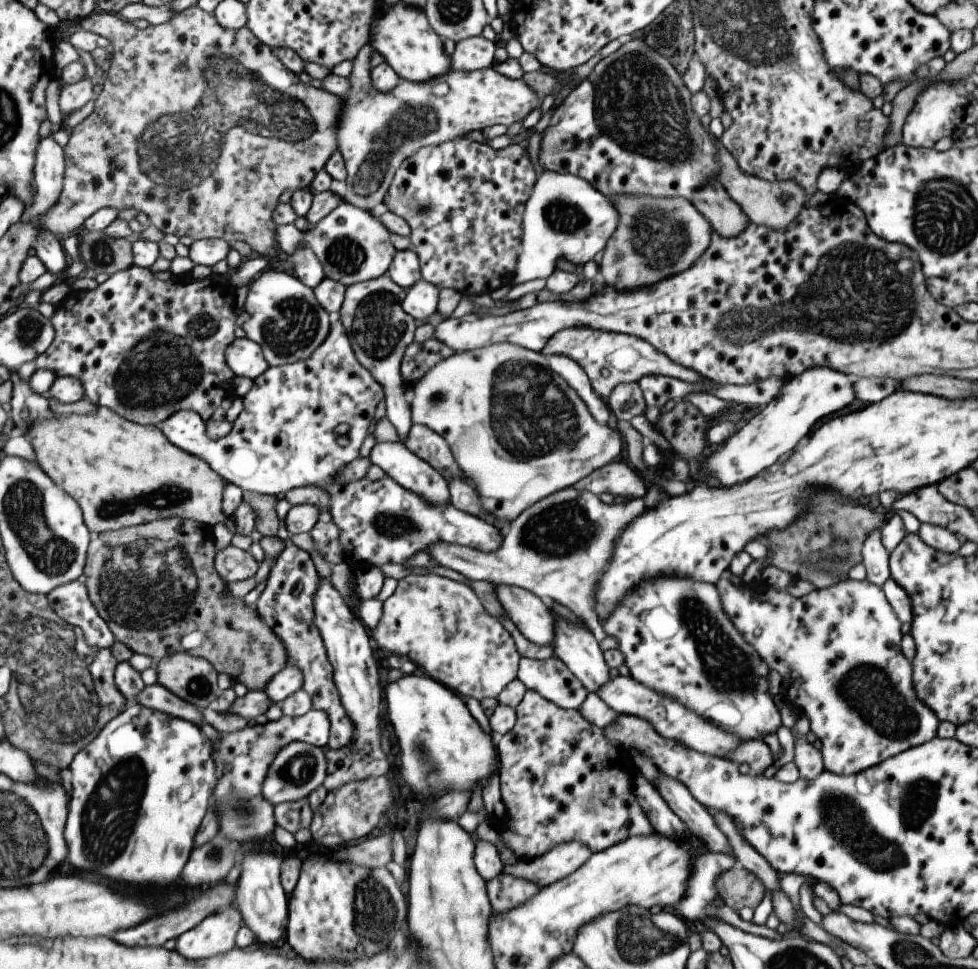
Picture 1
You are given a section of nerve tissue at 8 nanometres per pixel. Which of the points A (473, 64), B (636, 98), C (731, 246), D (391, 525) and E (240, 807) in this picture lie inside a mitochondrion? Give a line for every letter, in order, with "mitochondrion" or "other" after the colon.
A: other
B: mitochondrion
C: other
D: mitochondrion
E: mitochondrion

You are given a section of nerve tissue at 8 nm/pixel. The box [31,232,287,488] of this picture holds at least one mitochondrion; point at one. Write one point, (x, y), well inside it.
(149, 386)

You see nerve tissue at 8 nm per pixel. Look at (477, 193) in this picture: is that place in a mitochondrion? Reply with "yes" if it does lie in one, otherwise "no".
no

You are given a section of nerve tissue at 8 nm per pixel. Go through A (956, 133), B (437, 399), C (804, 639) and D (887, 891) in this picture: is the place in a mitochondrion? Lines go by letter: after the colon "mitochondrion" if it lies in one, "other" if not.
A: other
B: mitochondrion
C: other
D: other

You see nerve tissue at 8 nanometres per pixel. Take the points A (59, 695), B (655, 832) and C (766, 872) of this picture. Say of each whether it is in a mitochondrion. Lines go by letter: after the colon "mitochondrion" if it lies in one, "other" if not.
A: mitochondrion
B: other
C: other

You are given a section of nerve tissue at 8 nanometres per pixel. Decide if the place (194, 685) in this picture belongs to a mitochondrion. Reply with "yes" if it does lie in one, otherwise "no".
yes

